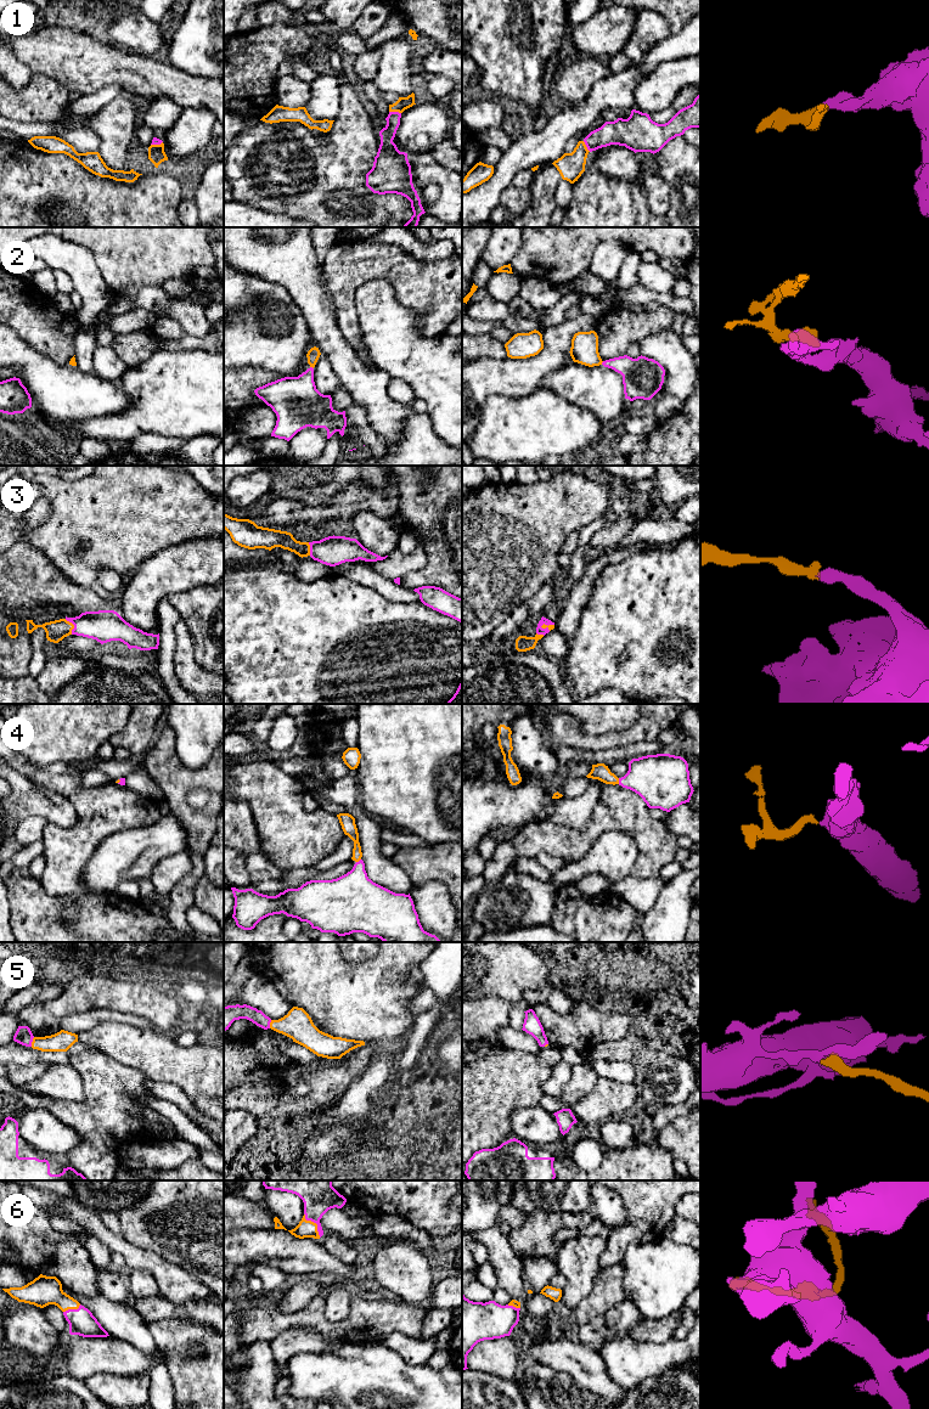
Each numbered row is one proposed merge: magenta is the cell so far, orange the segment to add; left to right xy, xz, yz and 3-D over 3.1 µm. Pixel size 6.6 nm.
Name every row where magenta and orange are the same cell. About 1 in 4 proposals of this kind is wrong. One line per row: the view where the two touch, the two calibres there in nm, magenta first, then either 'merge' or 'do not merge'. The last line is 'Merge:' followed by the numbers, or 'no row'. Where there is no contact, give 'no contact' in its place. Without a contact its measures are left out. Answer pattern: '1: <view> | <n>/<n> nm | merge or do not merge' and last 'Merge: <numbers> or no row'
1: xz | 110/90 nm | merge
2: xz | 320/90 nm | merge
3: xy | 200/140 nm | merge
4: yz | 320/110 nm | merge
5: xy | 120/140 nm | merge
6: xz | 240/110 nm | merge
Merge: 1, 2, 3, 4, 5, 6

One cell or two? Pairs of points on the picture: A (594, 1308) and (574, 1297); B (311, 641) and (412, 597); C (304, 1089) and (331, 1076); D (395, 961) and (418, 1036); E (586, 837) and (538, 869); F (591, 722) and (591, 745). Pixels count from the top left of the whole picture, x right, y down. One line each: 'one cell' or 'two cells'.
A: two cells
B: two cells
C: two cells
D: two cells
E: two cells
F: two cells

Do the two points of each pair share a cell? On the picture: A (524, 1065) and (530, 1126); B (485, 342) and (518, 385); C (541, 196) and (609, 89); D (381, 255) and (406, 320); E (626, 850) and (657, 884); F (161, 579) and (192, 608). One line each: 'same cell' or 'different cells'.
A: different cells
B: different cells
C: different cells
D: different cells
E: different cells
F: different cells

